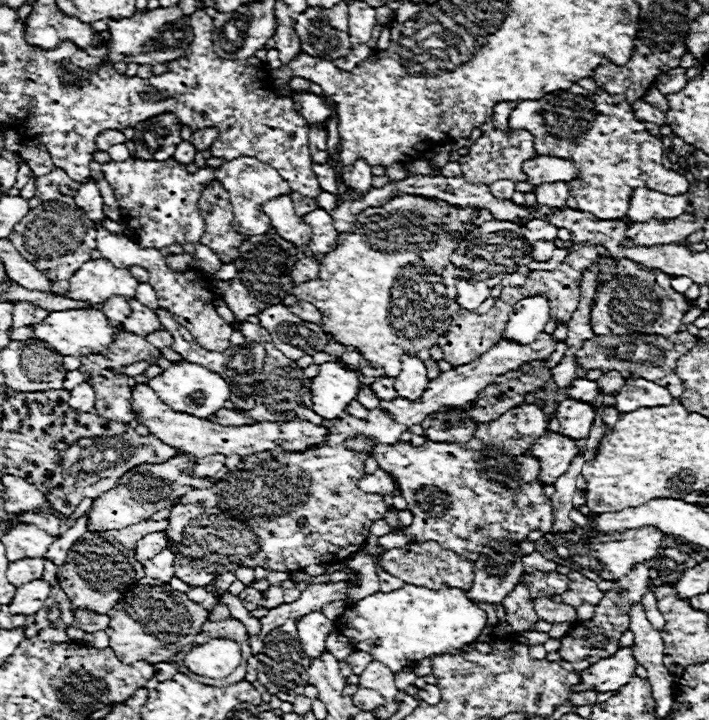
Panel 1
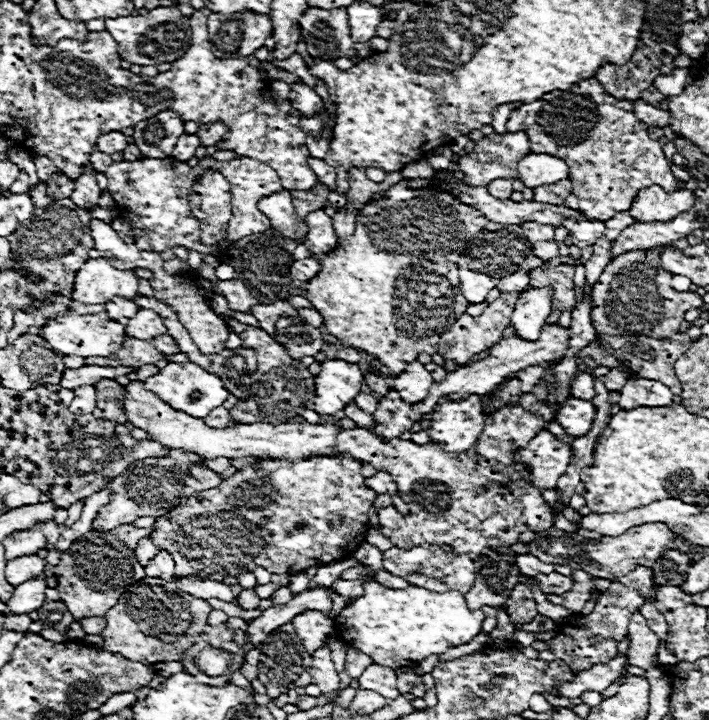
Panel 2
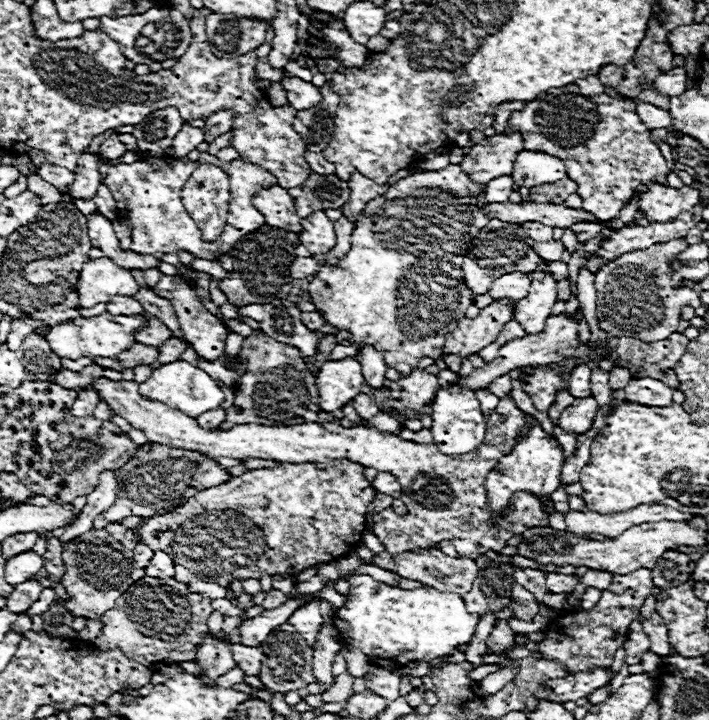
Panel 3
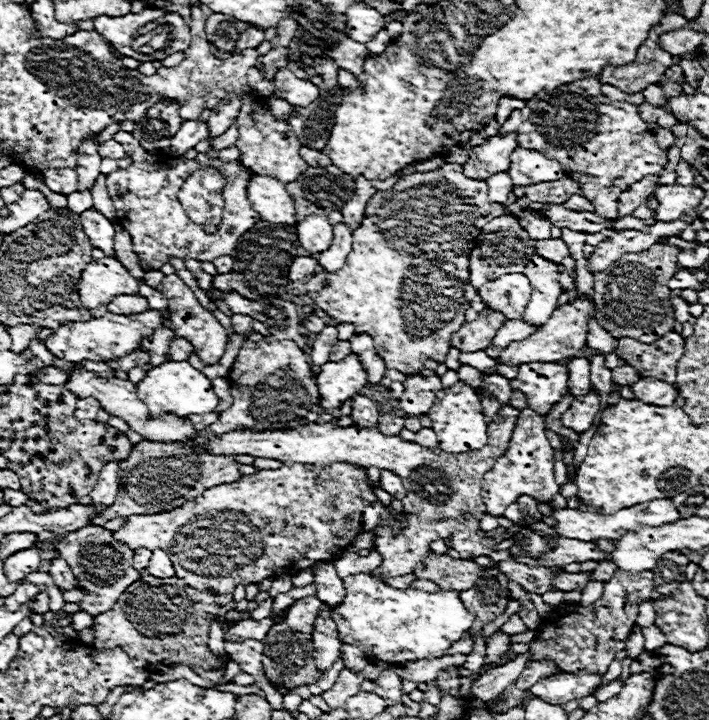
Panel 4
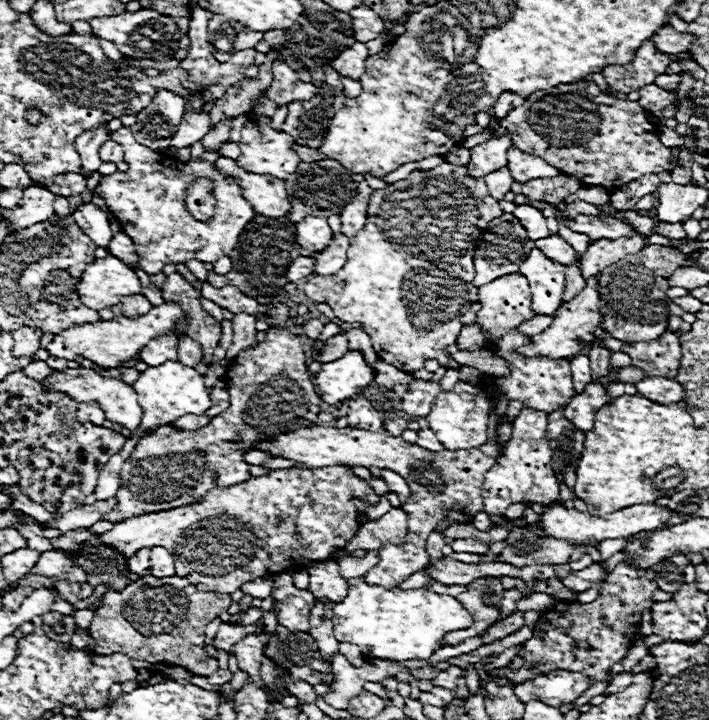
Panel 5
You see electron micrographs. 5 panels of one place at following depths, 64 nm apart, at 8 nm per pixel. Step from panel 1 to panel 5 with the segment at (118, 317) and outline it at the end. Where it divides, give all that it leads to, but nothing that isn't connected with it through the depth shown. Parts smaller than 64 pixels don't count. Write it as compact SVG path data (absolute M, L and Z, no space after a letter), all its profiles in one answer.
M136 294L134 296L123 296L122 302L118 306L112 308L112 312L116 316L126 316L126 318L138 318L138 316L144 316L152 310L154 306L146 300L142 294Z

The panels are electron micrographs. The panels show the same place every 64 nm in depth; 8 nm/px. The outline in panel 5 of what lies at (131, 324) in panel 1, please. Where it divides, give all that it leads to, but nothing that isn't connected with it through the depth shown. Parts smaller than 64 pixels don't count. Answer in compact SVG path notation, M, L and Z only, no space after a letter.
M168 334L168 336L160 336L150 340L142 352L140 352L140 360L146 362L148 366L158 366L166 360L178 360L178 336Z

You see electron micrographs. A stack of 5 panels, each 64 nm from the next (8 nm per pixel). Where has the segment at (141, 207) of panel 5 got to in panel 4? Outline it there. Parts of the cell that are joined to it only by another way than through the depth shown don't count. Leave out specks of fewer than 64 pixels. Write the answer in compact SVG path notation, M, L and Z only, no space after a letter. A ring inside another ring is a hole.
M116 132L114 140L124 146L126 156L132 160L132 166L128 166L126 170L118 168L112 174L108 174L106 190L114 202L116 218L120 226L126 228L128 234L132 236L134 252L138 254L144 270L160 270L160 266L166 264L168 258L182 258L182 260L194 258L200 262L212 262L218 256L230 254L236 248L238 238L260 220L260 214L252 208L252 204L246 198L246 184L252 172L244 170L242 164L222 162L218 158L212 158L212 162L200 164L196 160L184 160L184 158L172 158L172 156L162 156L158 164L158 156L144 150L130 132ZM202 166L214 166L216 170L220 170L220 174L226 176L226 186L222 190L222 196L224 196L222 222L214 234L206 234L202 226L194 224L184 214L184 208L178 200L178 192L182 184L192 176L192 172L196 172ZM132 188L134 188L134 200L128 200Z

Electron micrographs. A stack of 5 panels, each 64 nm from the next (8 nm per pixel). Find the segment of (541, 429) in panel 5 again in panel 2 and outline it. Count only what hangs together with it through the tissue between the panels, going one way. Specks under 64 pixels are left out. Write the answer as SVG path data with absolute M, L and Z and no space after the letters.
M540 430L526 448L520 448L512 458L514 462L522 462L530 476L530 484L544 490L554 490L558 478L566 472L566 466L570 462L572 450L568 444L564 444L560 438L556 438L548 430Z

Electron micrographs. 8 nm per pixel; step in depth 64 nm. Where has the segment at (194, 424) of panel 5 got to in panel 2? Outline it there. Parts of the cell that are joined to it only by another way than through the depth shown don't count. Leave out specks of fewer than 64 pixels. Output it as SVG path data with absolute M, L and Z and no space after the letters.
M214 408L206 418L202 418L206 426L212 426L212 428L218 428L218 426L234 426L236 422L230 420L230 414L226 408Z

